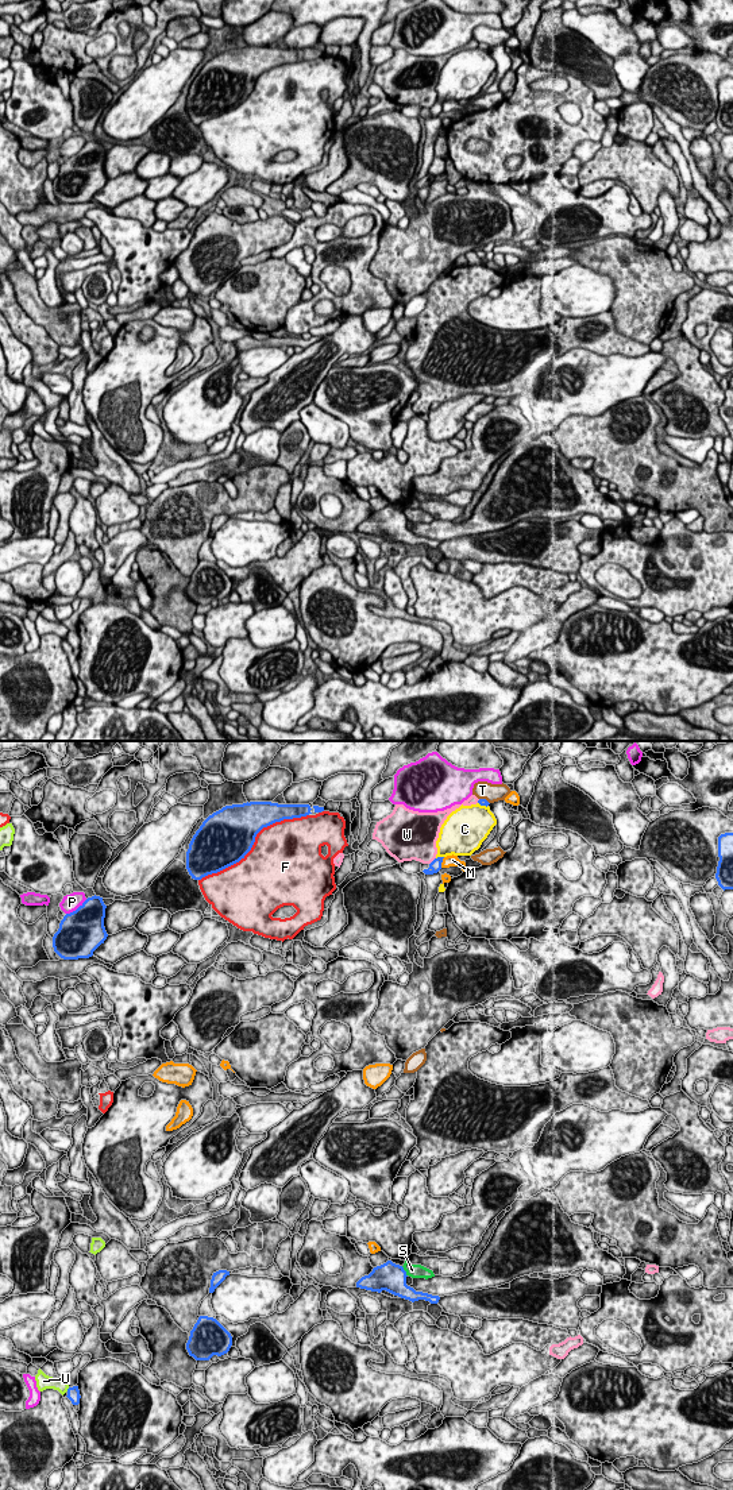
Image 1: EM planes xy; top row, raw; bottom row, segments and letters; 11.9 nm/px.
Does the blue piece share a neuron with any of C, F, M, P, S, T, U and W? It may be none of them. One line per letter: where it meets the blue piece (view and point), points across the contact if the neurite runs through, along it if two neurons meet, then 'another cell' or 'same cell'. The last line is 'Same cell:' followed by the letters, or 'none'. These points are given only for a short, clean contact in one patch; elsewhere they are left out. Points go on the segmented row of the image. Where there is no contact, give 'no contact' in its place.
C: contact xy (439, 857); another cell
F: contact xy (254, 841); another cell
M: contact xy (442, 861); another cell
P: contact xy (77, 908); another cell
S: contact xy (405, 1272); border xy (401, 1266), (406, 1276); another cell
T: contact xy (485, 799); another cell
U: contact xy (68, 1389); another cell
W: contact xy (432, 861); another cell
Same cell: none

